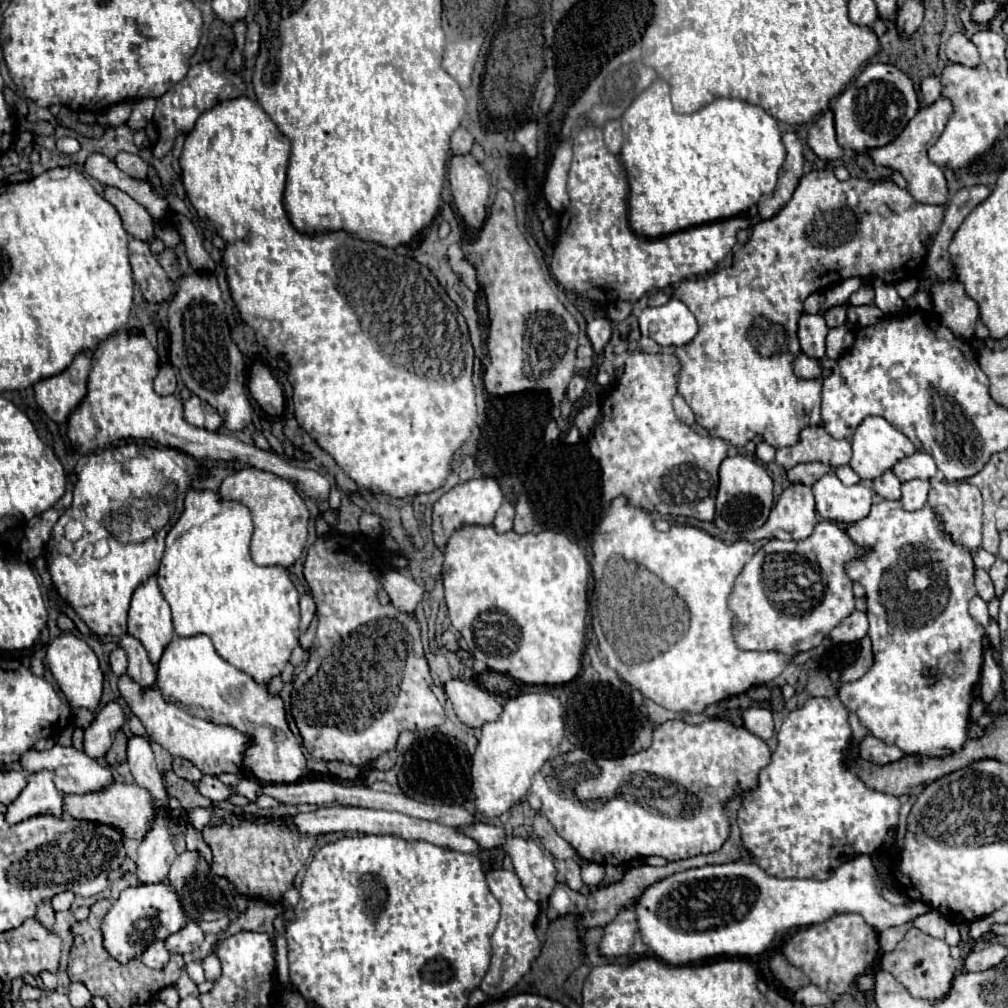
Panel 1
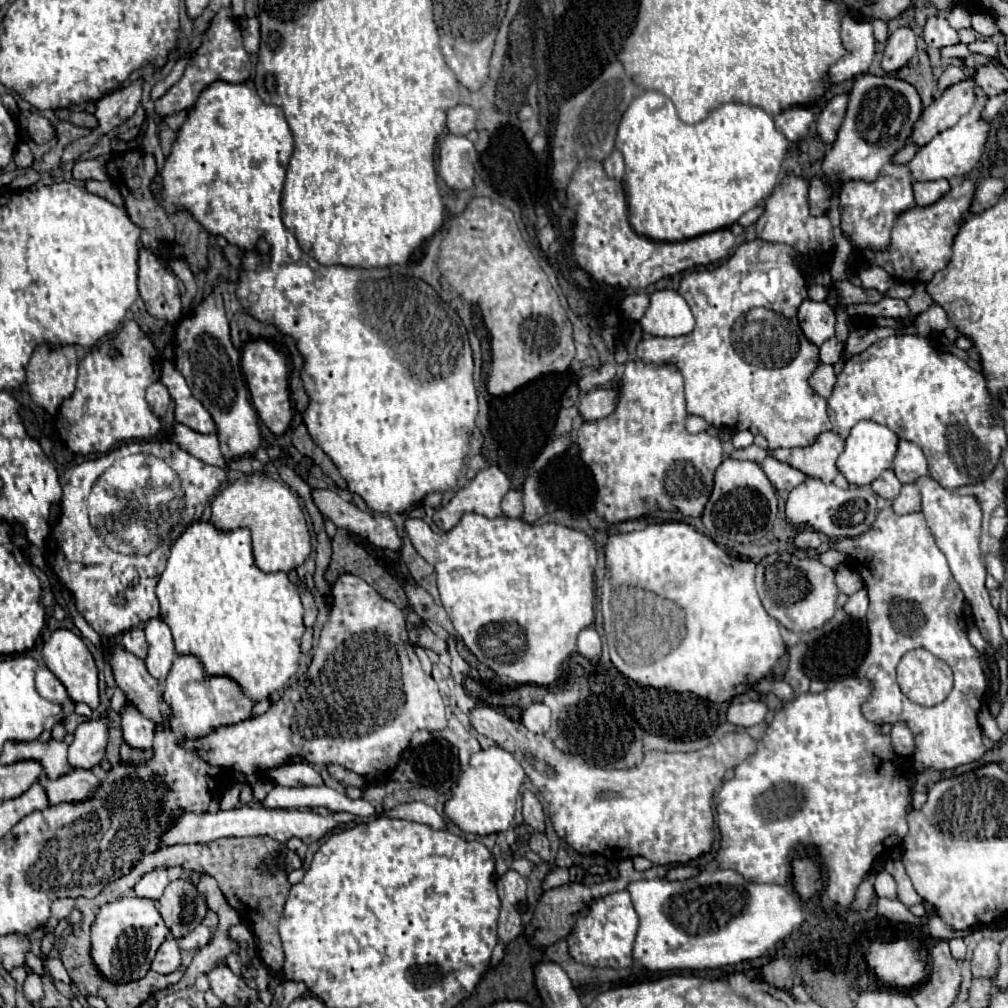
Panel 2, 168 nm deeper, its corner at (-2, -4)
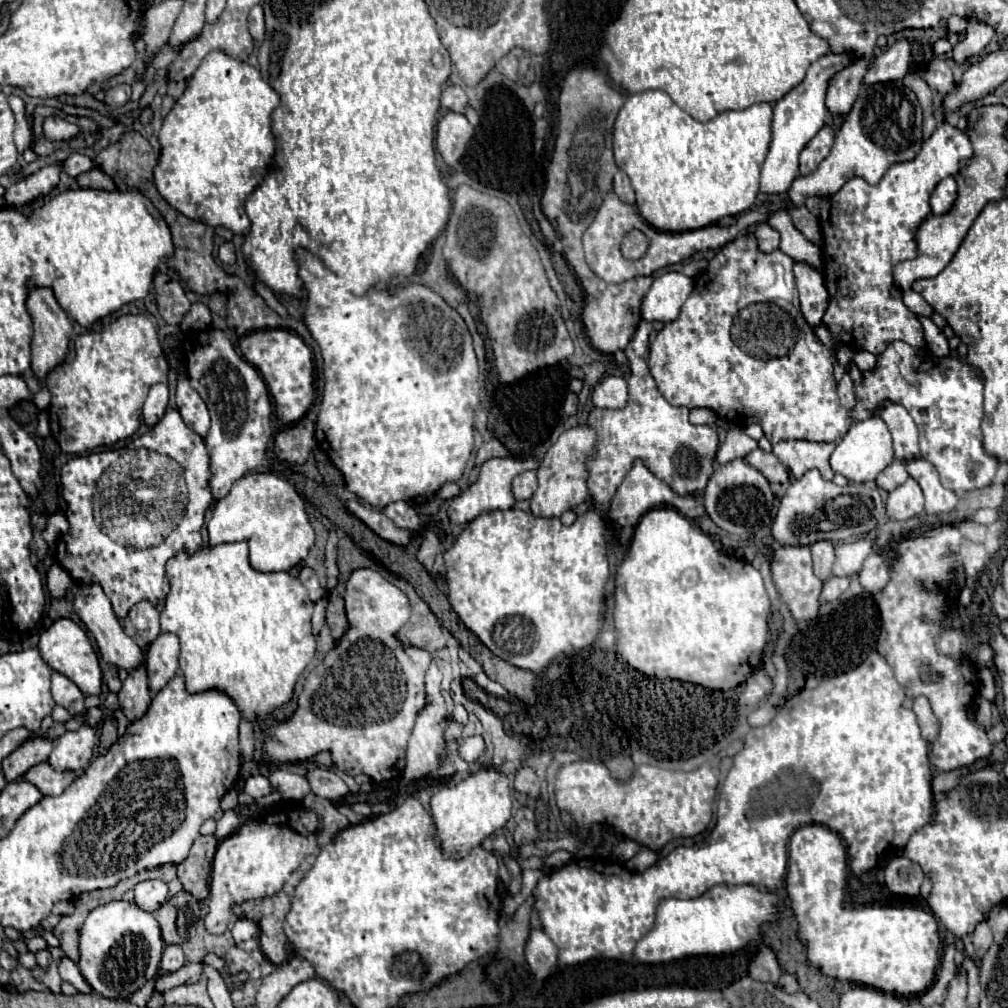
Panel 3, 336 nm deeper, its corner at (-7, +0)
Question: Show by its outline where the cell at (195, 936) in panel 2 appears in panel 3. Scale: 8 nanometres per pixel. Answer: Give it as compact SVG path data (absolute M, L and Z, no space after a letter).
M290 807L288 817L284 813L268 813L264 819L246 821L238 831L220 841L210 873L210 903L204 917L208 933L224 933L232 907L250 899L264 899L280 893L282 885L300 867L306 855L316 849L316 831L320 819L316 811L306 807Z

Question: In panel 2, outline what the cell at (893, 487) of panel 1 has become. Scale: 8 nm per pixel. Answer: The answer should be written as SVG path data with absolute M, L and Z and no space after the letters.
M891 469L883 471L875 481L873 481L873 491L885 499L895 499L899 495L899 489L901 489L901 483L899 479L895 477L895 473Z

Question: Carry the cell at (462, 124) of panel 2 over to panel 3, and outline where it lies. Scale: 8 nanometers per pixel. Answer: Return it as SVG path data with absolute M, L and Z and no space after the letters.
M446 83L442 87L442 95L440 95L440 103L444 109L452 109L458 113L464 113L464 107L468 103L466 93L462 91L462 87L454 85L454 83Z

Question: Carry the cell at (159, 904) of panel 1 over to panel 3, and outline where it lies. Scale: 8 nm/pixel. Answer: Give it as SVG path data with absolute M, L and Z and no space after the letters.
M112 901L88 913L80 929L78 969L98 995L108 999L124 999L156 975L162 947L164 941L154 913L142 911L136 903Z

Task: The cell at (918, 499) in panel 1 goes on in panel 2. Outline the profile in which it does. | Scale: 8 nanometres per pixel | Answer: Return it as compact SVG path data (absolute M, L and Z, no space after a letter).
M903 485L899 497L893 499L893 511L899 515L921 511L921 493L917 485Z

